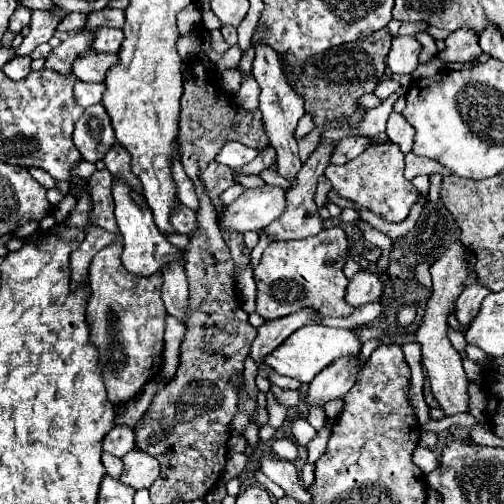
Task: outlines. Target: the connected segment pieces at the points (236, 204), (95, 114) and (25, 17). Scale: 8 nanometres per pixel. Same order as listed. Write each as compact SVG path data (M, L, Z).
M264 184L262 188L246 188L230 206L224 210L222 224L228 232L262 230L272 220L284 214L286 190Z
M94 104L82 112L80 120L74 126L72 138L84 160L96 162L104 158L104 154L116 142L116 136L112 132L108 112L104 112L102 104Z
M20 4L20 6L16 8L16 12L12 14L12 18L10 18L10 30L18 34L24 26L30 24L30 16L32 16L32 10Z

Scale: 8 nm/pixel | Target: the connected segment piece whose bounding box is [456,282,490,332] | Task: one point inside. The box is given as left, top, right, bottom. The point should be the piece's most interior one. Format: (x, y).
(468, 303)

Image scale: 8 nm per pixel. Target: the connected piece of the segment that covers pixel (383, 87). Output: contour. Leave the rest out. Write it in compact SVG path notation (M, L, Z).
M386 78L386 80L382 80L382 82L378 84L378 90L376 90L374 94L384 102L384 100L386 100L390 94L394 94L398 88L400 88L400 84L398 84L398 82L394 82L394 80Z

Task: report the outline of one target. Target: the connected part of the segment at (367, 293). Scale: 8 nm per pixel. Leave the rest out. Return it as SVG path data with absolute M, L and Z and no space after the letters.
M360 270L358 276L350 278L346 288L346 302L352 308L360 308L370 302L382 302L384 298L384 280L370 270Z

